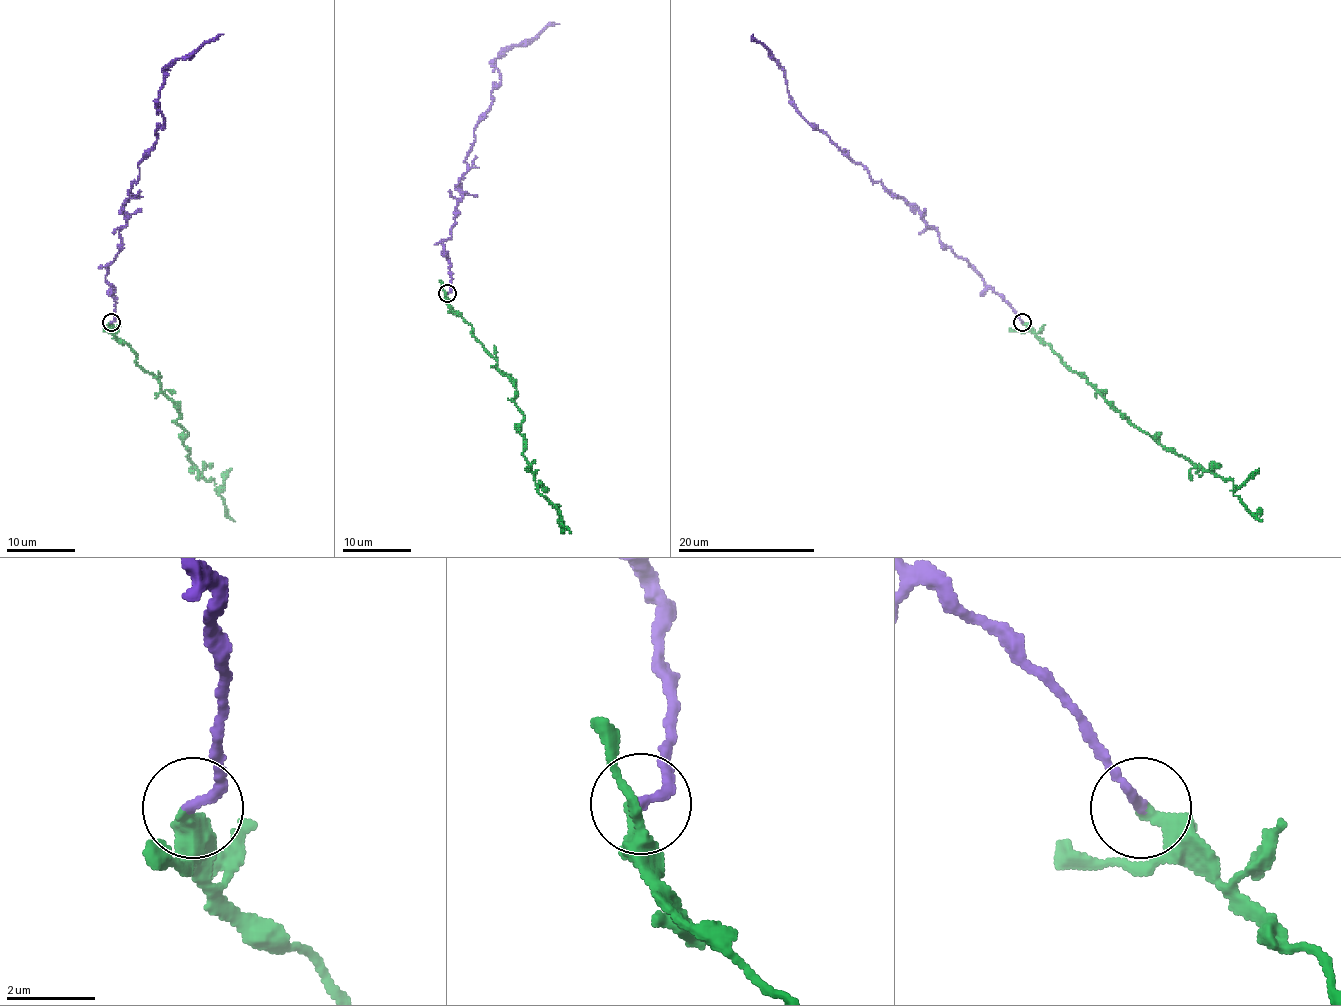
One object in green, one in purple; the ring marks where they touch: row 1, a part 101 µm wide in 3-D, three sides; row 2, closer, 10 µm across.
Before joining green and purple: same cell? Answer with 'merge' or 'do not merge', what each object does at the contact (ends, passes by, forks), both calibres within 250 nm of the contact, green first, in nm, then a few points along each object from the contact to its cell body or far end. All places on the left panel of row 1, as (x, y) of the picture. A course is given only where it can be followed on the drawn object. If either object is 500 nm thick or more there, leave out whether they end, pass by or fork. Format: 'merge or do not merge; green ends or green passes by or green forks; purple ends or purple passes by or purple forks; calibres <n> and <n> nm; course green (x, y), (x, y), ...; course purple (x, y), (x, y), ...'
merge; green ends; purple ends; calibres 380 and 240 nm; course green (110, 323), (178, 407), (187, 456), (214, 482), (235, 521); course purple (110, 323), (107, 266), (137, 164), (165, 123), (165, 72), (223, 34)

